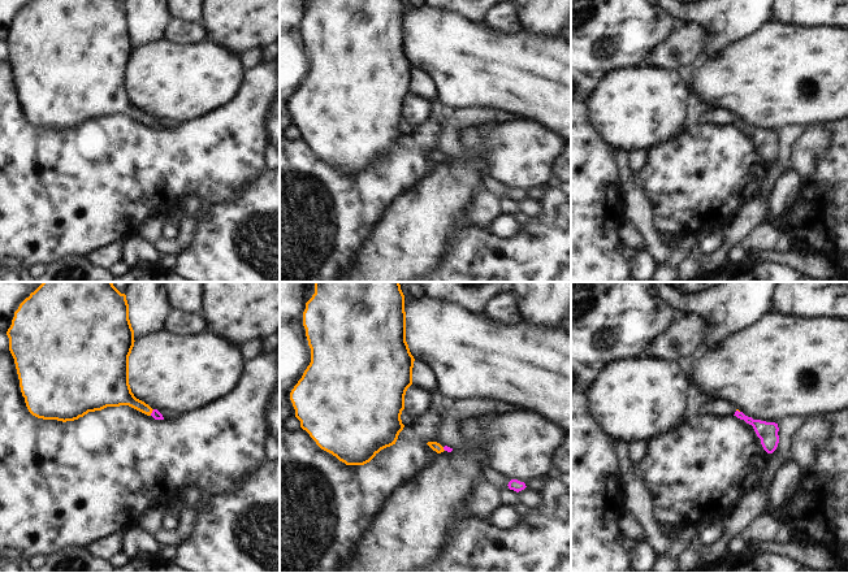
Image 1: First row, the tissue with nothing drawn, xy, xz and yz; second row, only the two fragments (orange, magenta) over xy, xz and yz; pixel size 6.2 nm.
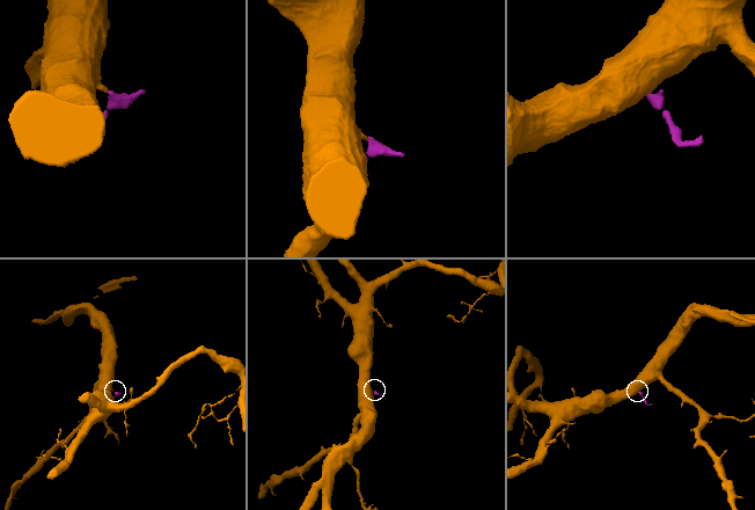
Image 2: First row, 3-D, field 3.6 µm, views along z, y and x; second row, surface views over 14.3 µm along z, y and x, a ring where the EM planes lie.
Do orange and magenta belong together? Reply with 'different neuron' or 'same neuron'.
same neuron

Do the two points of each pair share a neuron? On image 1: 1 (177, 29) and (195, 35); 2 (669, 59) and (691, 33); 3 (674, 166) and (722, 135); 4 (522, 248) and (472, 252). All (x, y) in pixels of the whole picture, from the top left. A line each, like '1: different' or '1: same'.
1: same
2: same
3: same
4: same

